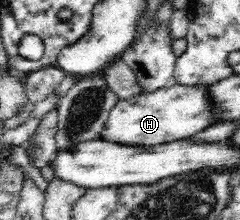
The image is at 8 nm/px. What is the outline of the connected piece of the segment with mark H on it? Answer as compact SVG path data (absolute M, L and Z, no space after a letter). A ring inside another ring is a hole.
M178 83L160 87L150 93L134 95L120 100L112 109L99 139L130 147L152 147L173 141L190 139L191 136L215 125L215 113L208 102L203 85L187 86Z

